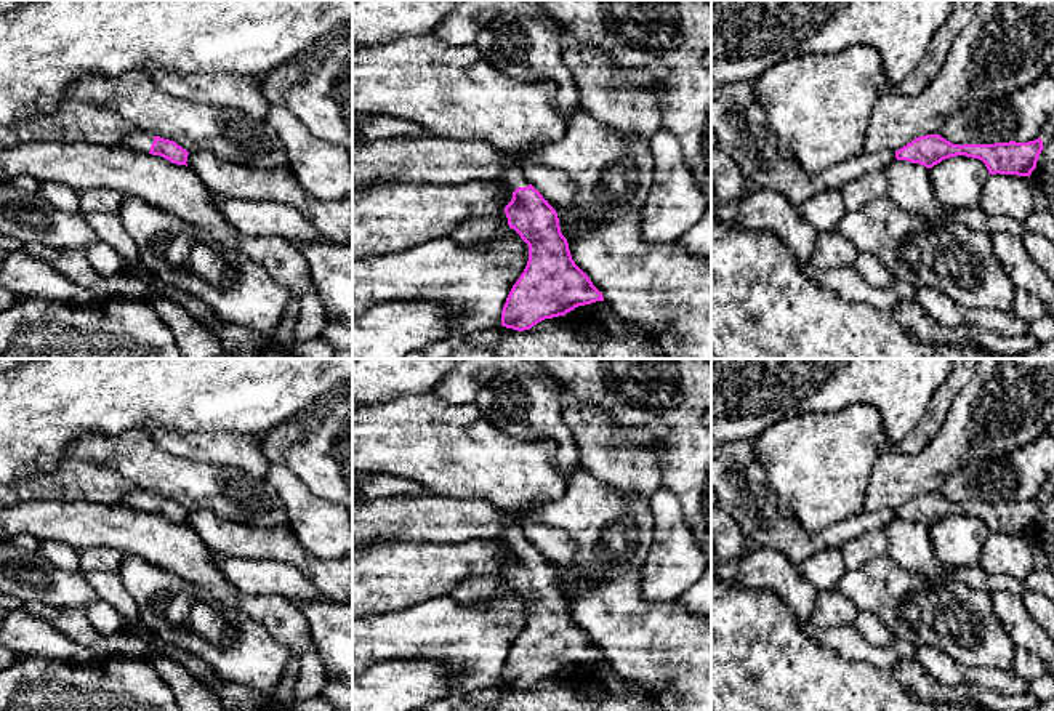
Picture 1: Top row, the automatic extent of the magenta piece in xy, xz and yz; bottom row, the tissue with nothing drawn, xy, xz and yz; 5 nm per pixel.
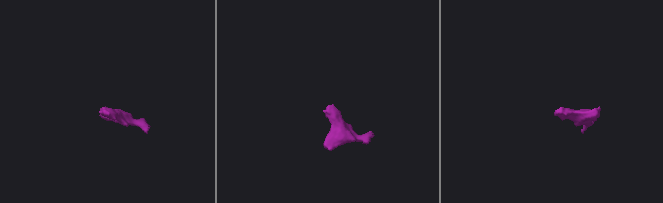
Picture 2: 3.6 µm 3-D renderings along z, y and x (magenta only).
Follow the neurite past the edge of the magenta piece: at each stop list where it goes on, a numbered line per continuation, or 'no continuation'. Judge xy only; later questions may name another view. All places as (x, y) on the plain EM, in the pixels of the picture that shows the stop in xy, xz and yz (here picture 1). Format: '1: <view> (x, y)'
1: xy (140, 500)

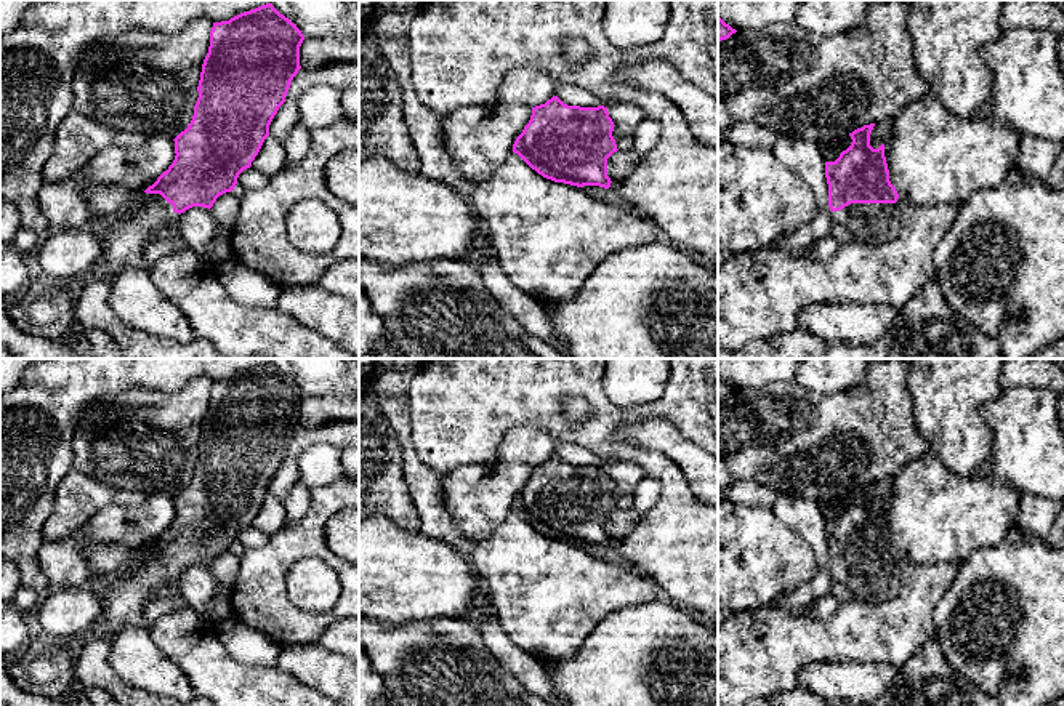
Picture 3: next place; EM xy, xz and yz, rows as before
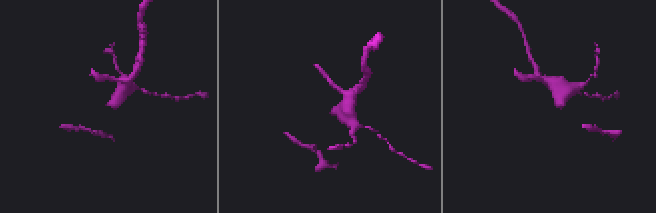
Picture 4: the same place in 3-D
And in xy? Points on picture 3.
1: xy (124, 604)

